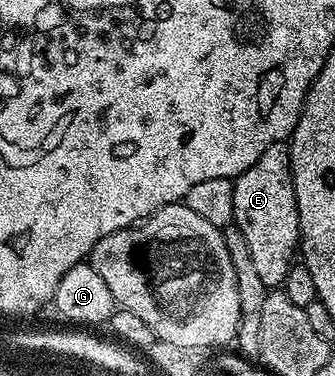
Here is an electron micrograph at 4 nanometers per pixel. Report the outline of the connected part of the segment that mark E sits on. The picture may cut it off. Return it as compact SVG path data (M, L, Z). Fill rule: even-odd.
M274 141L248 167L248 171L241 173L234 181L234 220L240 235L244 235L244 243L248 243L248 251L252 251L252 264L260 275L267 290L277 290L284 283L290 268L296 264L296 254L300 249L300 238L298 236L298 204L296 203L296 187L294 186L294 176L290 166L290 147L286 141Z

